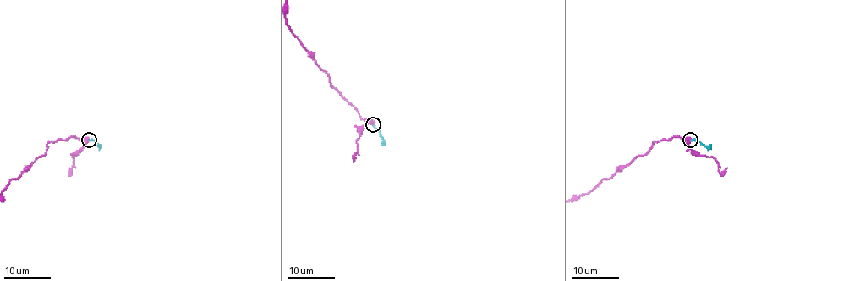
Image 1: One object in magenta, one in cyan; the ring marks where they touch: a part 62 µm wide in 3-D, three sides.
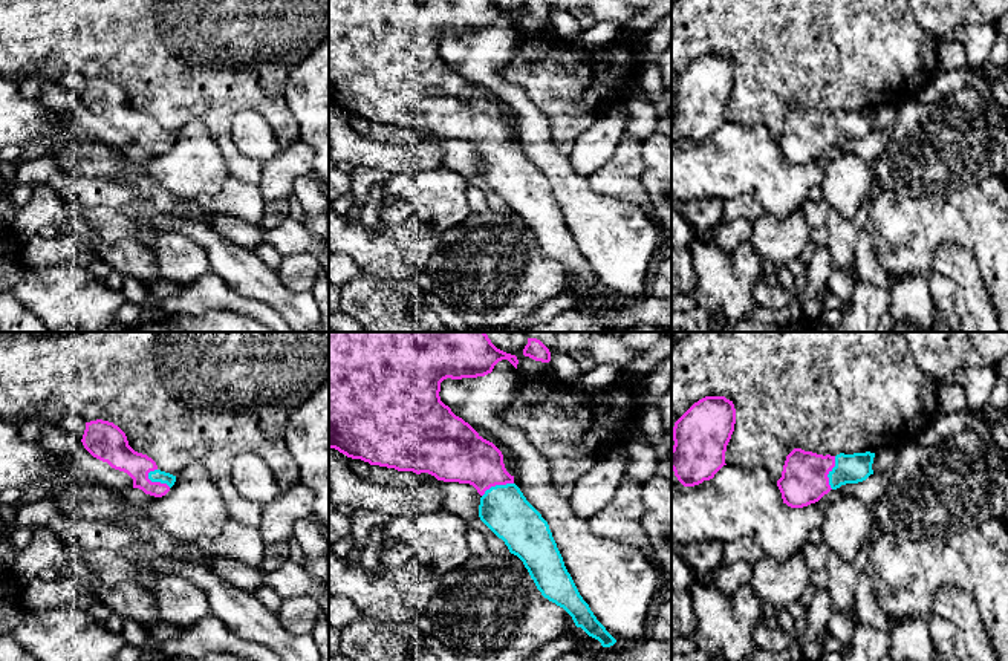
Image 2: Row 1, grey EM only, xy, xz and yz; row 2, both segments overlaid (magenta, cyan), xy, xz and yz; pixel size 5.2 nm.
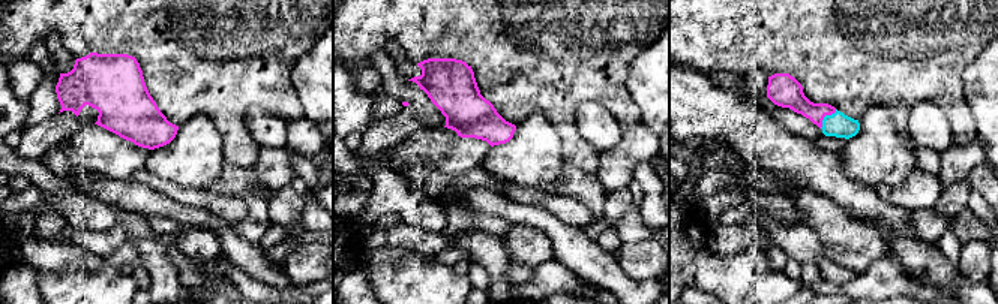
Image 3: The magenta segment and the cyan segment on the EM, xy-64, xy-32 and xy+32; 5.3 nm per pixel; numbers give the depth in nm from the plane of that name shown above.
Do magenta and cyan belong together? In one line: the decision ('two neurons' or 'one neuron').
one neuron

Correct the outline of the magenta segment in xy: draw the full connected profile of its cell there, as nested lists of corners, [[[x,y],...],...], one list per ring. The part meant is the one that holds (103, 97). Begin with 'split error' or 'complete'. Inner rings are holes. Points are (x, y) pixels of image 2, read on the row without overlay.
split error | [[[102,77],[86,80],[81,99],[93,115],[127,130],[133,136],[133,145],[145,151],[162,155],[176,139],[176,133],[161,129],[151,115],[135,109],[125,90],[113,80]]]

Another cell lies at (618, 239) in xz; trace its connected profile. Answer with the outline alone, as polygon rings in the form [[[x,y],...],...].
[[[502,17],[485,34],[444,37],[439,54],[456,73],[462,75],[474,87],[488,89],[512,110],[517,118],[515,142],[548,179],[580,252],[616,298],[635,298],[645,292],[647,268],[653,252],[662,246],[664,233],[647,208],[593,191],[589,185],[589,177],[578,174],[569,155],[563,155],[557,148],[546,115],[522,87],[512,86],[505,80],[503,70],[512,60],[514,47],[520,38],[522,31],[508,17]]]

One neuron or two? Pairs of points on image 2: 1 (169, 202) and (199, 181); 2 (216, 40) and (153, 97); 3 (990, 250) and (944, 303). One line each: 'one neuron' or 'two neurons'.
1: two neurons
2: one neuron
3: two neurons

